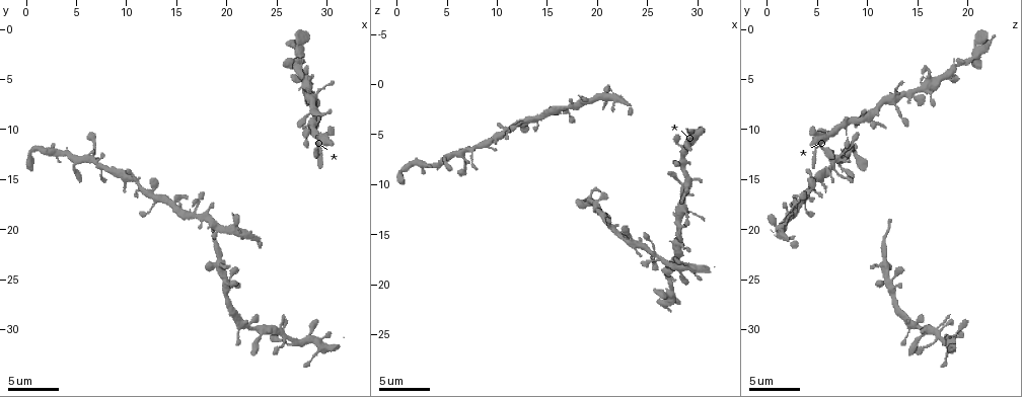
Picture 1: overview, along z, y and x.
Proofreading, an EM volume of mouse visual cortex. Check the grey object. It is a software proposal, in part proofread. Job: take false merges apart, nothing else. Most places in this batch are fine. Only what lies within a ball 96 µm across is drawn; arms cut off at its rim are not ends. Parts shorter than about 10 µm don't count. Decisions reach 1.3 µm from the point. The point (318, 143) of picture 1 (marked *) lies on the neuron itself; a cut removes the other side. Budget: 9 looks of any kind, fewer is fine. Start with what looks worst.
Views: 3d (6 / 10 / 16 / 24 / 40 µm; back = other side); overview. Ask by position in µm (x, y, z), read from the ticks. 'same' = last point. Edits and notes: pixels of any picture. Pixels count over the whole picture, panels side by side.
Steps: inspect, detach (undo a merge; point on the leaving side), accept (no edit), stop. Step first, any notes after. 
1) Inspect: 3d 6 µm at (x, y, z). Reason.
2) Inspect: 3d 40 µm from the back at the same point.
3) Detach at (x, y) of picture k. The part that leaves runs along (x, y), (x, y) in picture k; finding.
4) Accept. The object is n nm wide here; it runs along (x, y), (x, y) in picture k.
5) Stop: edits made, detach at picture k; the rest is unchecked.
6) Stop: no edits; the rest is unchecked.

Inspect: 3d 10 µm at (18.8, 21.6, 11.6). Sudden change in width.

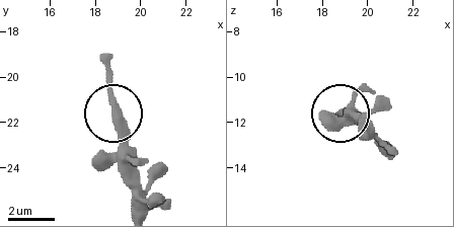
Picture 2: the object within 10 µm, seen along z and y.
Accept. All the same neuron.

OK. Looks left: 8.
Inspect: 3d 10 µm at (7.2, 13.6, 6.4). Four arms meet.

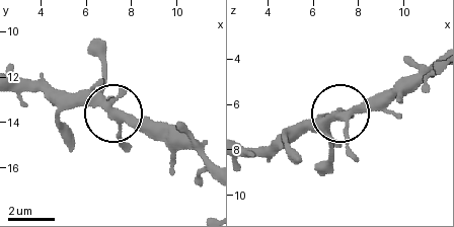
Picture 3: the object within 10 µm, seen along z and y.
Accept. The object is 300 nm wide here; it runs along (206, 162), (124, 119), (83, 103), (62, 103) in picture 3; one neuron here.

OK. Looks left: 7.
Inspect: 3d 10 µm at (28.6, 7.6, 11.6). Sudden change in width.

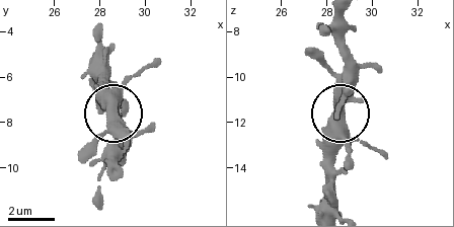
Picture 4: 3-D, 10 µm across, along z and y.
Inspect: 3d 6 µm at the same point.

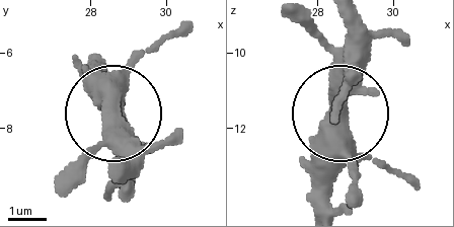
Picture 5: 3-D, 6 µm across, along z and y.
Accept. Continuous, no second neuron.

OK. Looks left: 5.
Inspect: 3d 6 µm at (22.4, 29.2, 15.0). A narrow waist.

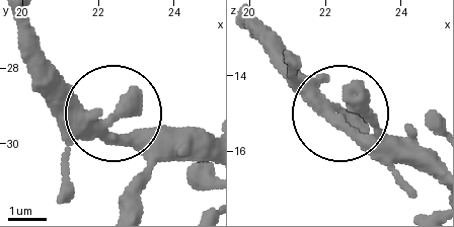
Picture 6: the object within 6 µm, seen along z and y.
Accept. One neuron here.

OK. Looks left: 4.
Stop: no edits; the rest is unchecked.

